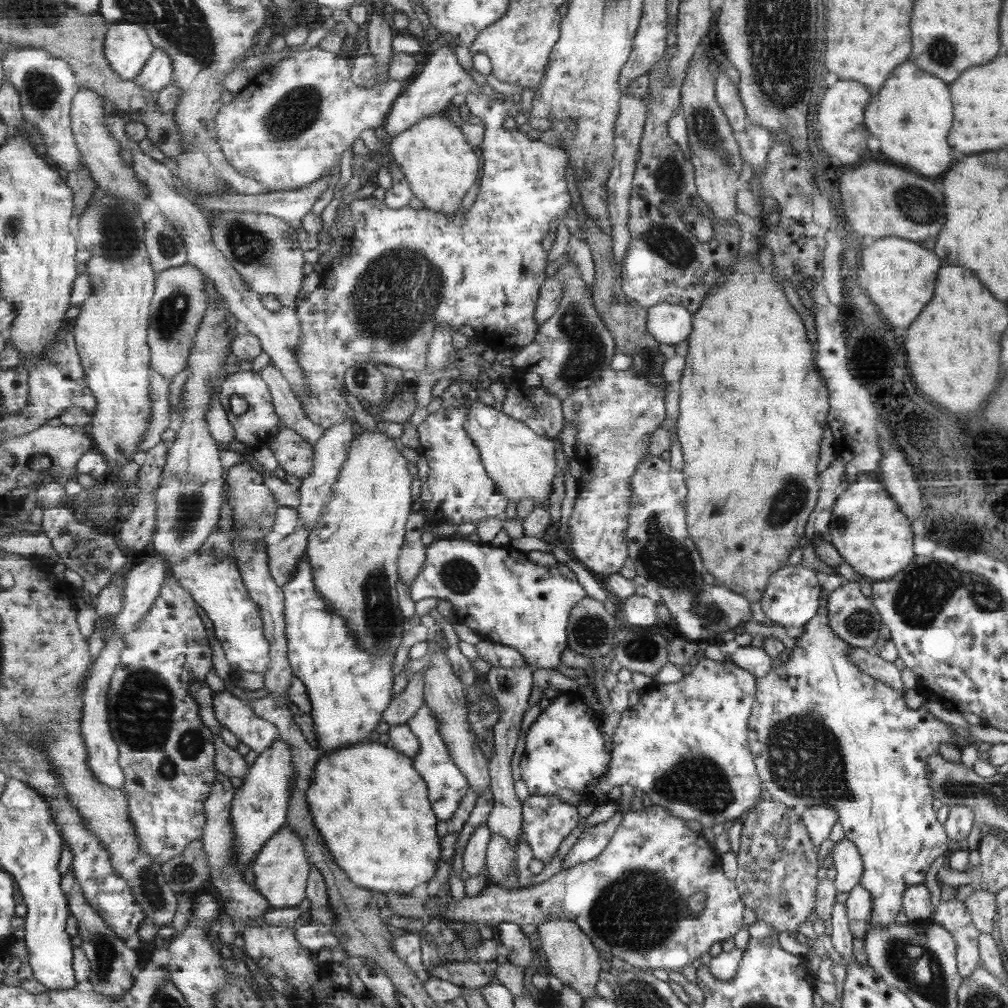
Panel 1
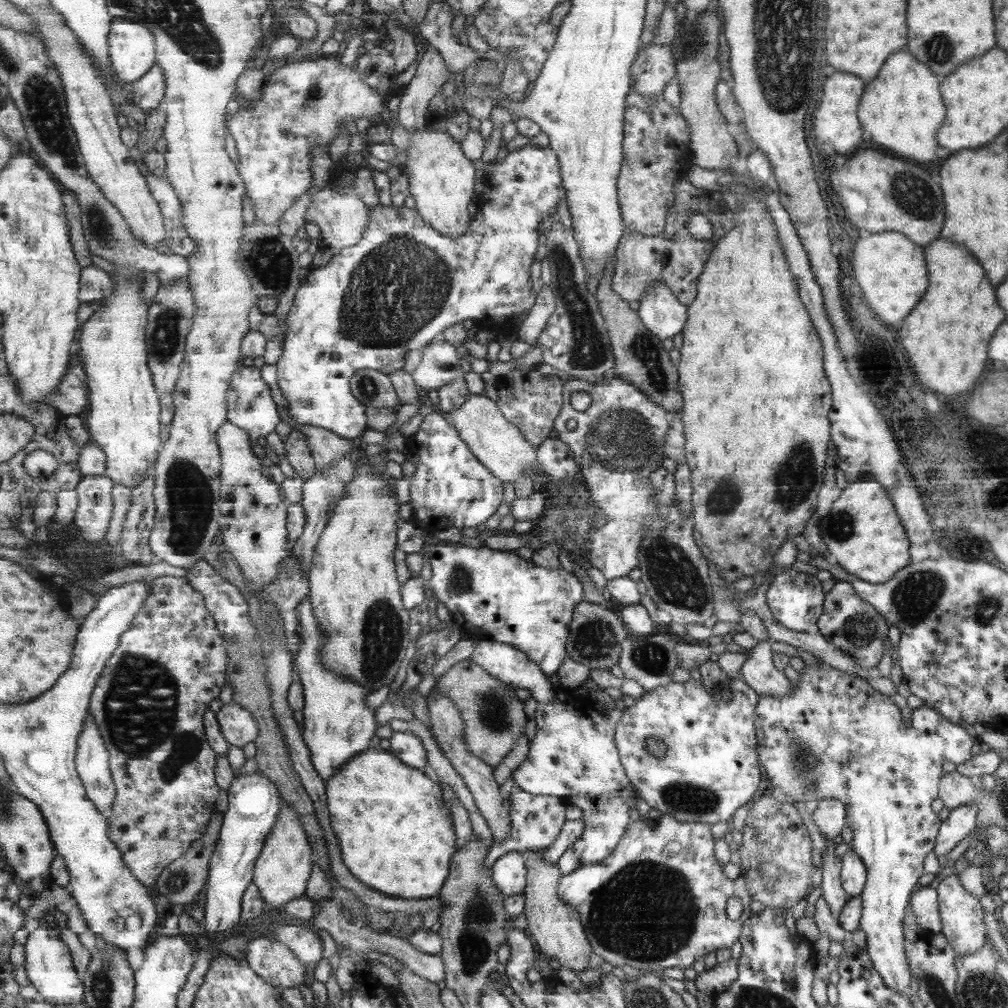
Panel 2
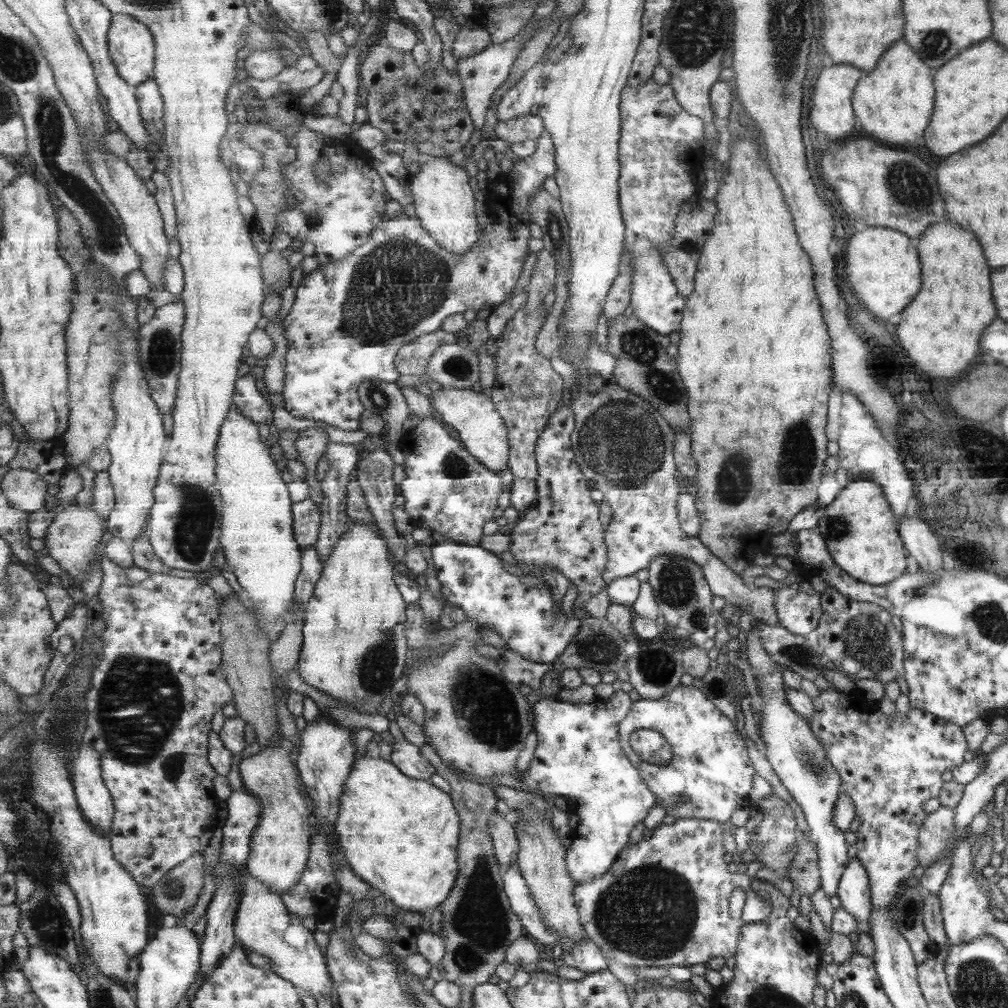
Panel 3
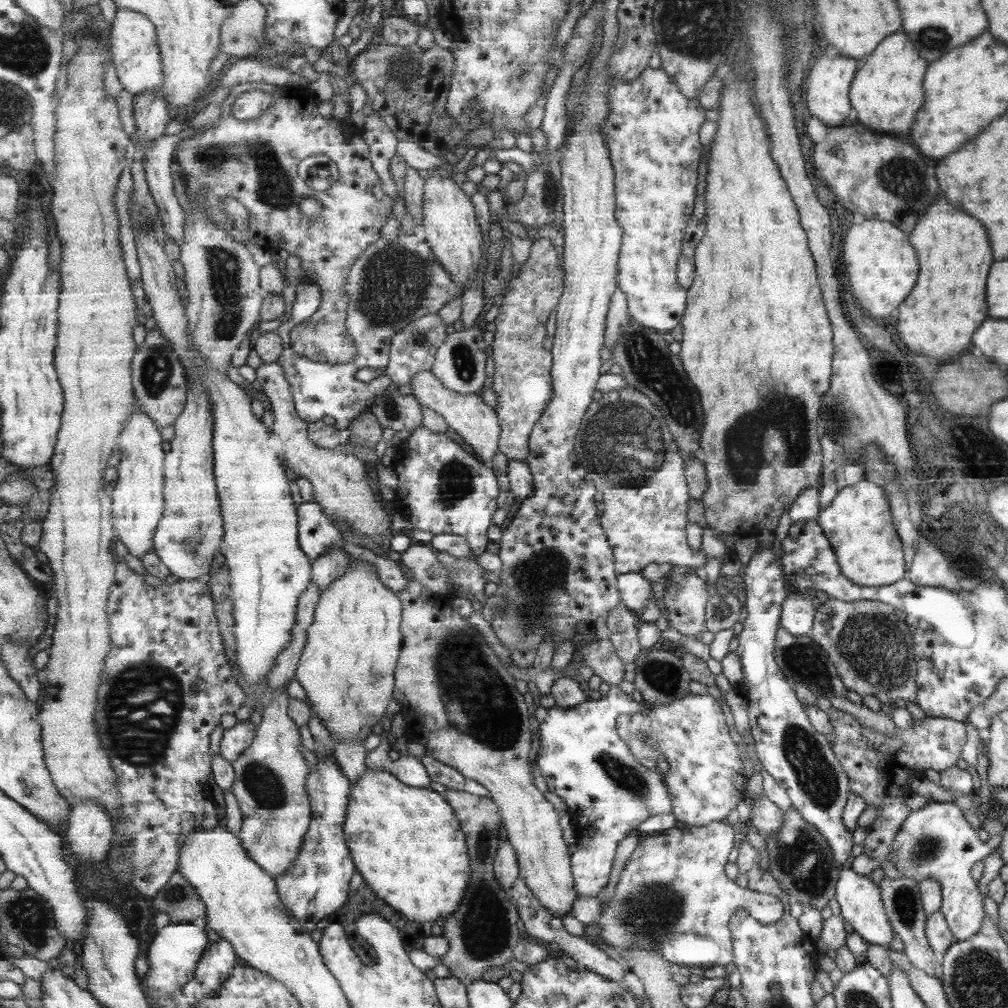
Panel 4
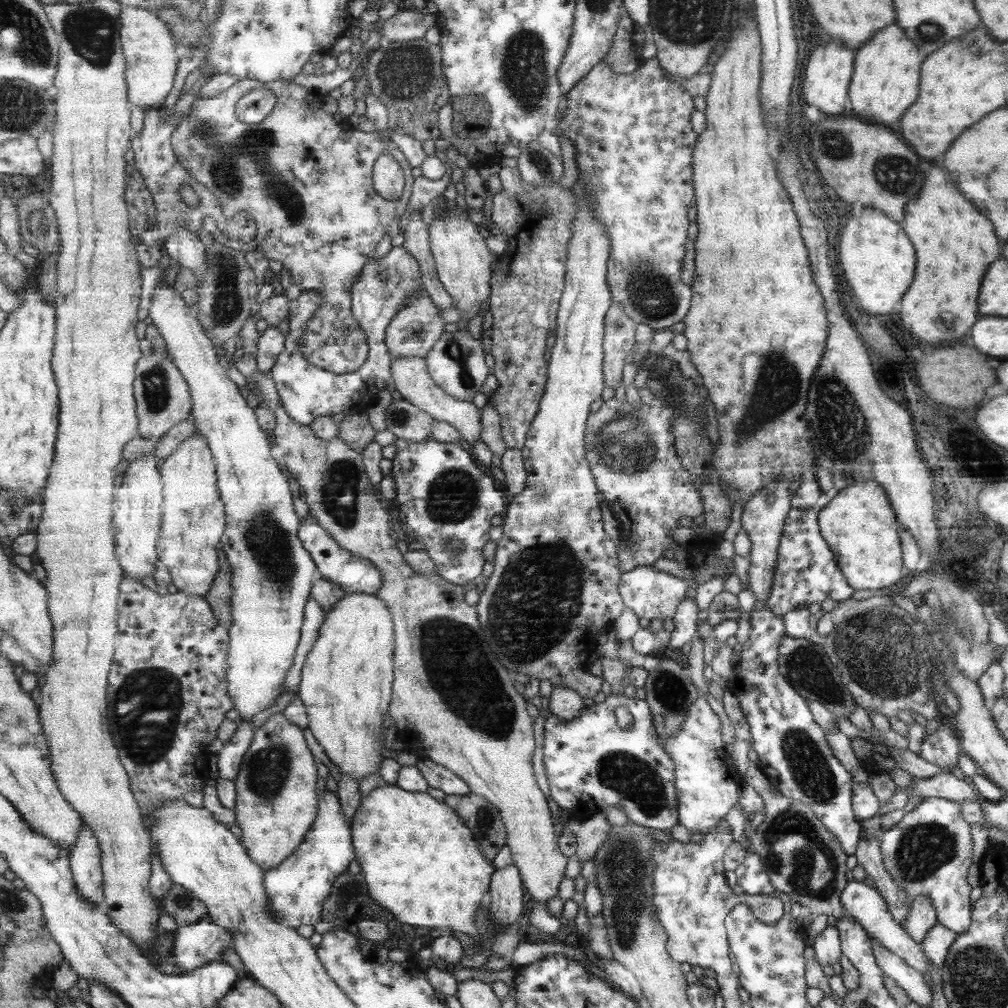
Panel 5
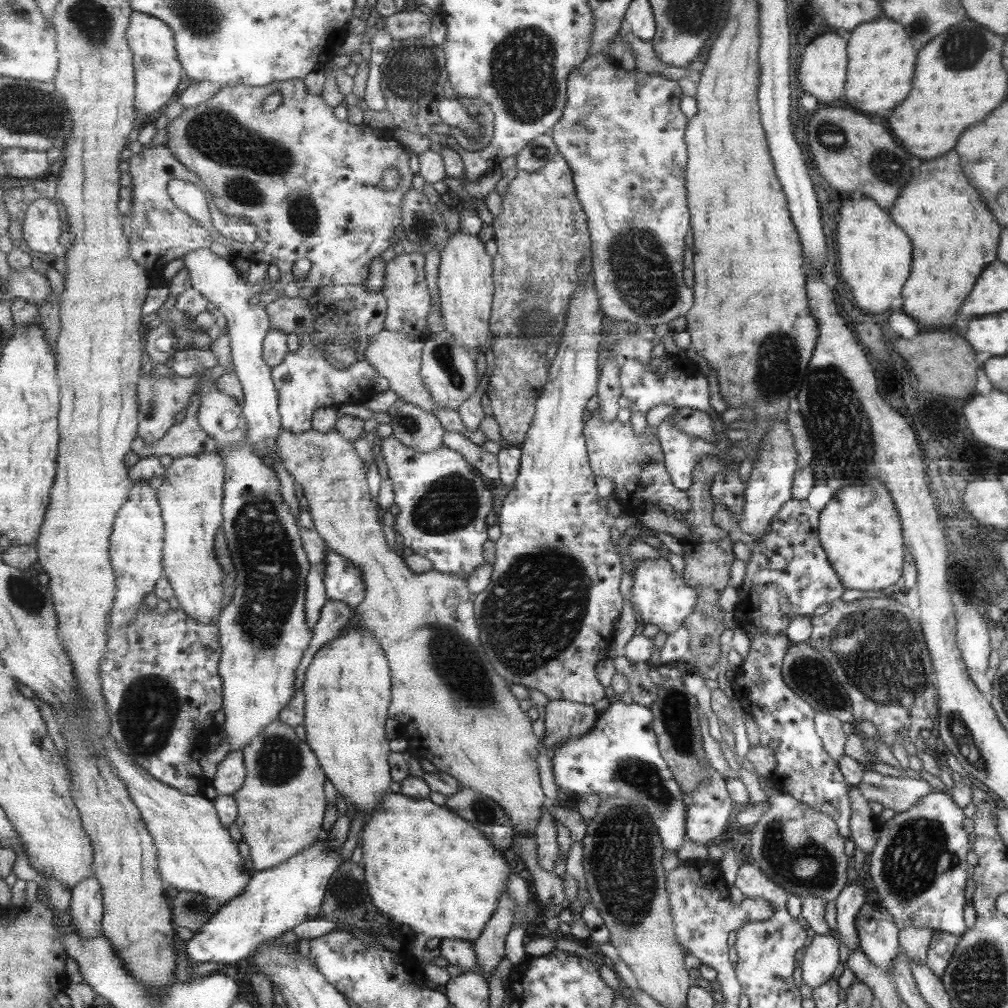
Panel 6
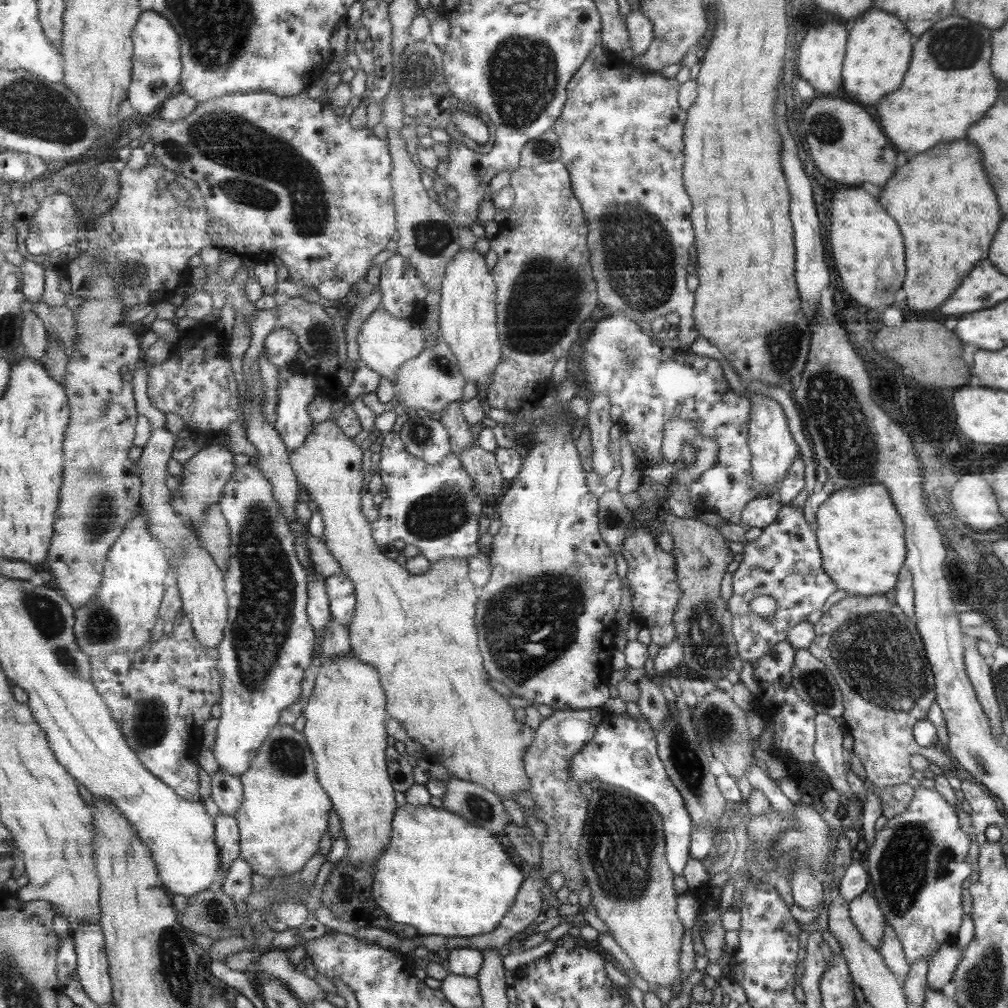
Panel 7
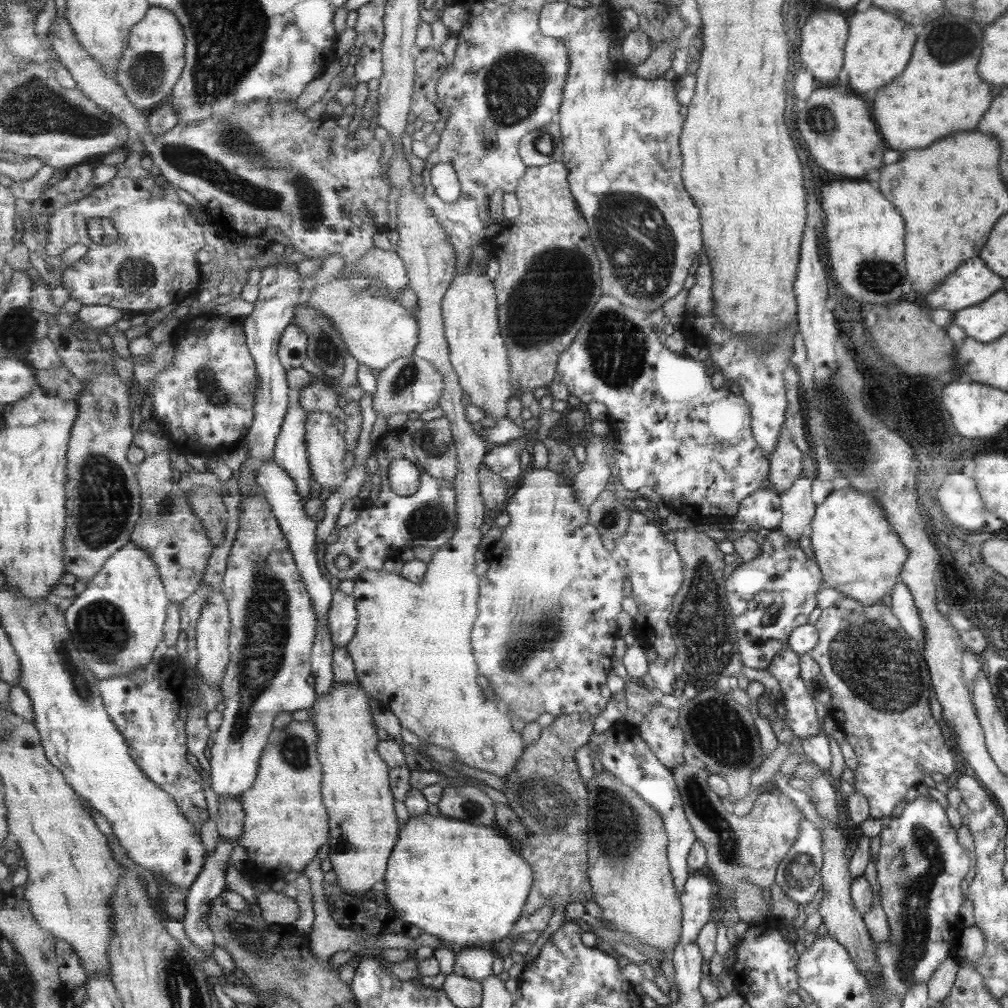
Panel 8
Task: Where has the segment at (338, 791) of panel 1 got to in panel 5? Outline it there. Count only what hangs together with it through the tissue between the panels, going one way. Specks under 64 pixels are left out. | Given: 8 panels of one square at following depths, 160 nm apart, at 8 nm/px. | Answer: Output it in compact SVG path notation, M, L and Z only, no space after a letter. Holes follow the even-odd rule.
M385 783L383 787L374 789L364 797L360 809L352 820L352 832L358 858L357 861L361 862L361 866L363 866L365 878L367 878L367 882L369 882L371 896L373 896L381 906L385 906L387 910L391 910L391 912L397 916L399 922L405 922L405 924L411 924L411 926L421 926L421 928L427 928L429 930L435 928L442 933L455 930L455 932L463 932L463 934L467 934L470 937L472 936L472 938L477 939L477 941L483 941L479 927L476 925L476 920L478 919L480 910L490 904L490 888L496 868L485 856L478 840L475 840L474 832L466 825L465 821L453 807L449 806L445 801L437 800L434 796L431 796L430 793L407 792L407 789L399 788L398 785Z

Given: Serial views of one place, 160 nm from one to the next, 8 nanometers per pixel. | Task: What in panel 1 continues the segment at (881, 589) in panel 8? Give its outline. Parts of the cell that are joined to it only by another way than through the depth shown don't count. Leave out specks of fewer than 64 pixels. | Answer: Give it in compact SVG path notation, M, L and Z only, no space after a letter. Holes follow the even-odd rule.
M863 475L857 477L856 482L848 484L841 496L836 498L831 520L827 524L829 543L839 552L842 562L871 582L889 580L913 558L913 534L909 530L909 522L897 510L893 498L883 490L884 487L879 482L863 480Z

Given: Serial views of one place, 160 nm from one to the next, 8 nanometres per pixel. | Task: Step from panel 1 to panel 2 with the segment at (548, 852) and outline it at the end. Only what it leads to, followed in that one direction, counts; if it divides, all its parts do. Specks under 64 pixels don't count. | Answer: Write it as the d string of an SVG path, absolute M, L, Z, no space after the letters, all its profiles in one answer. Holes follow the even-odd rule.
M517 790L511 793L512 807L510 808L510 815L512 818L512 831L510 838L502 840L493 844L492 849L487 855L487 868L493 869L494 864L508 852L520 852L528 854L529 852L539 852L546 850L557 840L559 832L563 830L567 816L565 810L569 802L563 800L563 797L550 797L550 796L535 796L529 792Z

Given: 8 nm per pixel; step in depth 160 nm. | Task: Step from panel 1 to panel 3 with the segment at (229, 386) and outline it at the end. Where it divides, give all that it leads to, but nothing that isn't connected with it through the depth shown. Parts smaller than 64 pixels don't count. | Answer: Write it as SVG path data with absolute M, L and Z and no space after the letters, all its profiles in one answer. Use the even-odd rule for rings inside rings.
M250 375L239 377L234 394L234 404L237 405L242 413L251 418L256 423L264 422L271 424L273 422L273 408L265 396L264 388L260 381L260 375Z

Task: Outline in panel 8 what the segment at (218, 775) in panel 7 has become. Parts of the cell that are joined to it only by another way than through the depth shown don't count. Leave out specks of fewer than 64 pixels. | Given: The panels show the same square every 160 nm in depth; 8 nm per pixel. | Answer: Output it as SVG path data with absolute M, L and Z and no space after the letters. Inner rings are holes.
M218 796L219 813L216 830L220 839L239 844L246 823L246 812L241 796Z

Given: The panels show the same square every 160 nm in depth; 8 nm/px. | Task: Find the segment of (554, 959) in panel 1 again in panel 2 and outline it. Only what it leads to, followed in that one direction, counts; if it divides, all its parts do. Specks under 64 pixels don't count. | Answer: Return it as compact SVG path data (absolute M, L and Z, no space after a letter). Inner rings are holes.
M543 851L529 852L527 854L526 865L528 868L527 875L527 888L525 894L525 909L523 914L528 918L530 922L529 930L530 934L535 938L539 950L548 958L555 958L559 961L560 965L566 966L573 973L579 975L579 973L591 968L591 944L590 938L587 936L585 926L581 924L581 916L577 912L577 908L567 904L563 900L563 897L559 894L559 885L561 879L564 877L562 869L559 868L558 863L546 862L542 857Z

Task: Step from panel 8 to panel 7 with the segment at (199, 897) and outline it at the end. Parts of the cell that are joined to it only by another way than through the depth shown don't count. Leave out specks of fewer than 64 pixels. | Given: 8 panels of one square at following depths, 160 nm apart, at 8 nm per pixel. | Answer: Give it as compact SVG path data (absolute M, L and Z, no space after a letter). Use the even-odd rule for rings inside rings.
M220 813L216 819L216 840L218 841L218 847L221 848L222 853L222 870L229 872L233 863L241 857L241 845L240 845L240 826L235 816L227 816Z

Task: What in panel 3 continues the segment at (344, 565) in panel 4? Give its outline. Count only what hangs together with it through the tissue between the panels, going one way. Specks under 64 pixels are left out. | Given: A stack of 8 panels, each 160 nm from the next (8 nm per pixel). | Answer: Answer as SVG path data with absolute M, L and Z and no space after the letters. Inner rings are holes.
M330 442L326 450L325 459L329 465L329 470L325 472L325 478L321 480L324 500L320 506L322 522L319 541L317 542L317 552L322 560L327 560L333 552L333 545L343 539L343 535L349 530L351 519L347 514L347 484L351 482L351 474L357 472L358 463L361 458L357 453L357 444Z

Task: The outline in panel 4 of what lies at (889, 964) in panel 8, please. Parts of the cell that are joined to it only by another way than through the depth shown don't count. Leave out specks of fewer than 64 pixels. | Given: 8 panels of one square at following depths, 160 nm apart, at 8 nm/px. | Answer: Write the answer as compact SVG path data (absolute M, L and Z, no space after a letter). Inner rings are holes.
M930 800L918 810L910 811L893 840L893 851L889 860L901 877L919 884L932 878L939 883L941 904L940 913L954 941L963 941L975 935L982 926L983 896L978 886L971 880L969 870L977 860L983 860L989 852L998 847L1001 836L996 834L981 842L977 831L973 830L963 814L952 802Z

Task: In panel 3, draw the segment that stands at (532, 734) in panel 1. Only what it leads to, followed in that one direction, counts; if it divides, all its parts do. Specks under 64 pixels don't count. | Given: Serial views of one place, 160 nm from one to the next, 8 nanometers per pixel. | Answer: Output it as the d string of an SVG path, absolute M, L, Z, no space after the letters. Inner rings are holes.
M511 647L511 651L502 651L502 658L497 661L503 668L506 677L513 684L527 684L533 692L538 693L538 688L541 686L541 678L553 668L553 663L543 664L531 661L519 654ZM614 690L612 696L607 699L607 702L603 702L603 699L596 698L594 701L591 701L591 704L563 702L559 701L555 696L544 697L540 694L538 695L540 699L533 706L538 746L534 758L529 764L529 768L526 771L519 772L516 778L527 786L538 790L543 794L557 794L563 797L566 796L567 800L575 800L577 814L581 817L581 826L577 827L577 830L573 833L572 842L568 849L568 871L570 872L570 875L574 877L576 882L585 882L592 878L599 878L610 870L615 859L618 858L619 852L622 851L622 848L625 848L628 845L627 840L631 840L631 832L635 832L635 828L639 828L639 824L643 824L643 818L647 816L649 808L658 802L657 797L643 782L641 774L638 772L638 768L635 768L626 754L622 752L623 749L621 748L621 742L618 740L618 724L622 722L623 717L627 714L627 711L630 710L630 707L633 706L633 703L627 696L627 693L621 690Z

